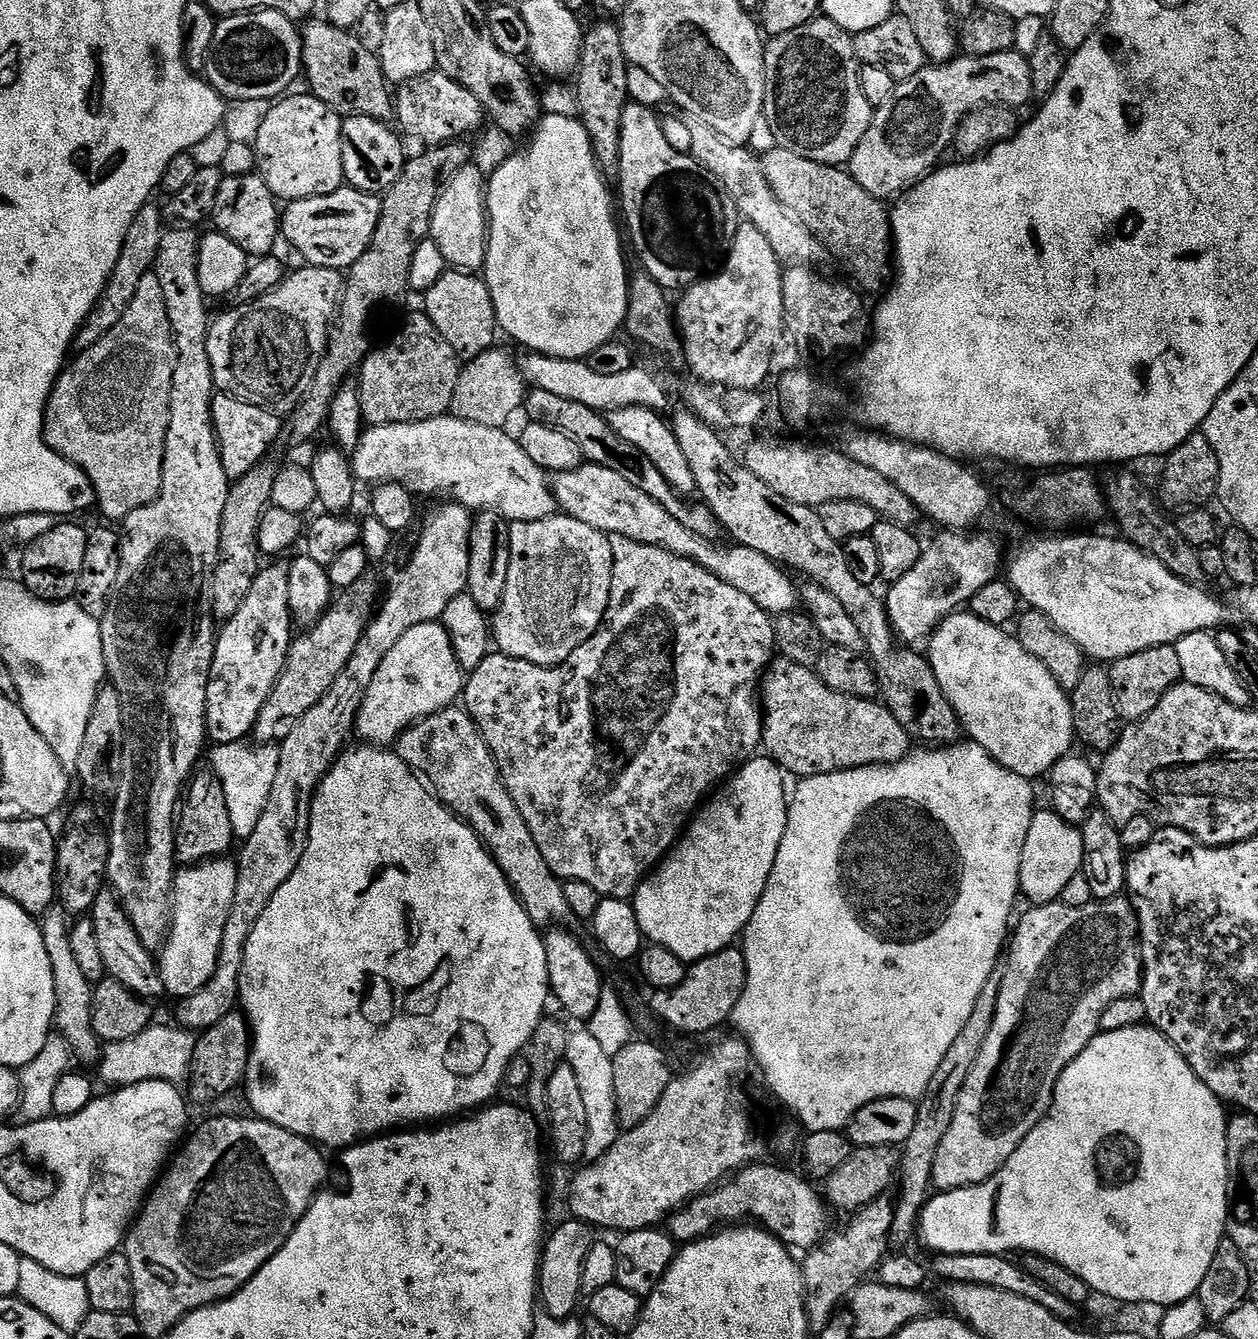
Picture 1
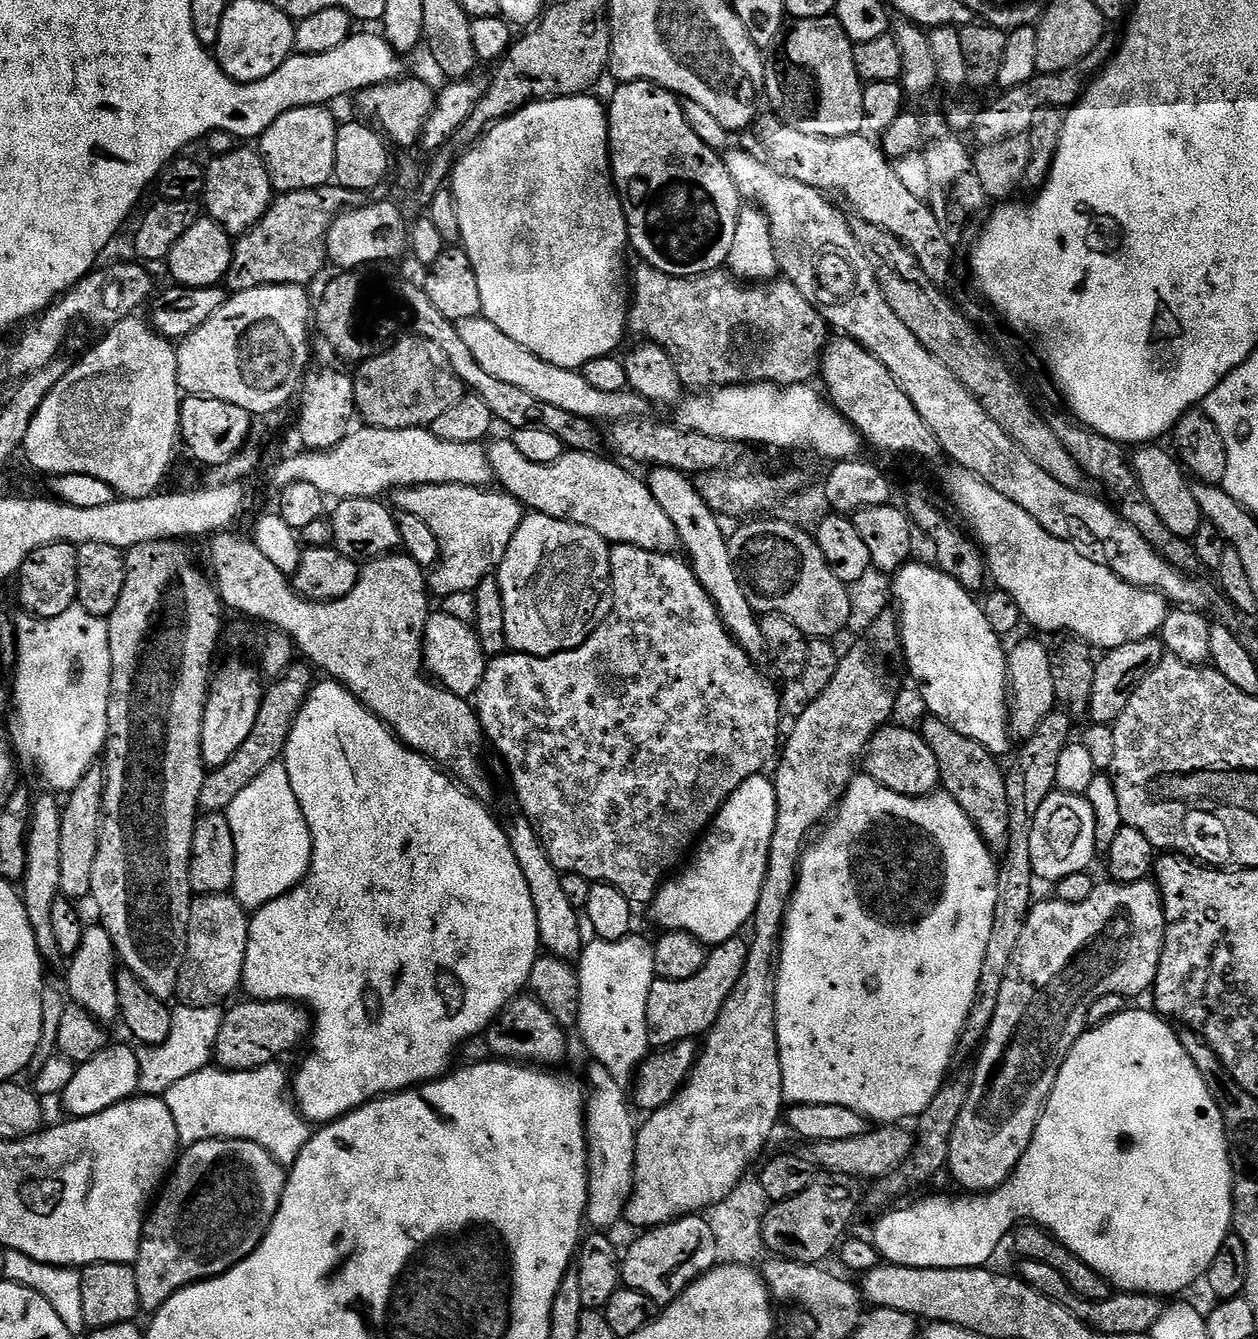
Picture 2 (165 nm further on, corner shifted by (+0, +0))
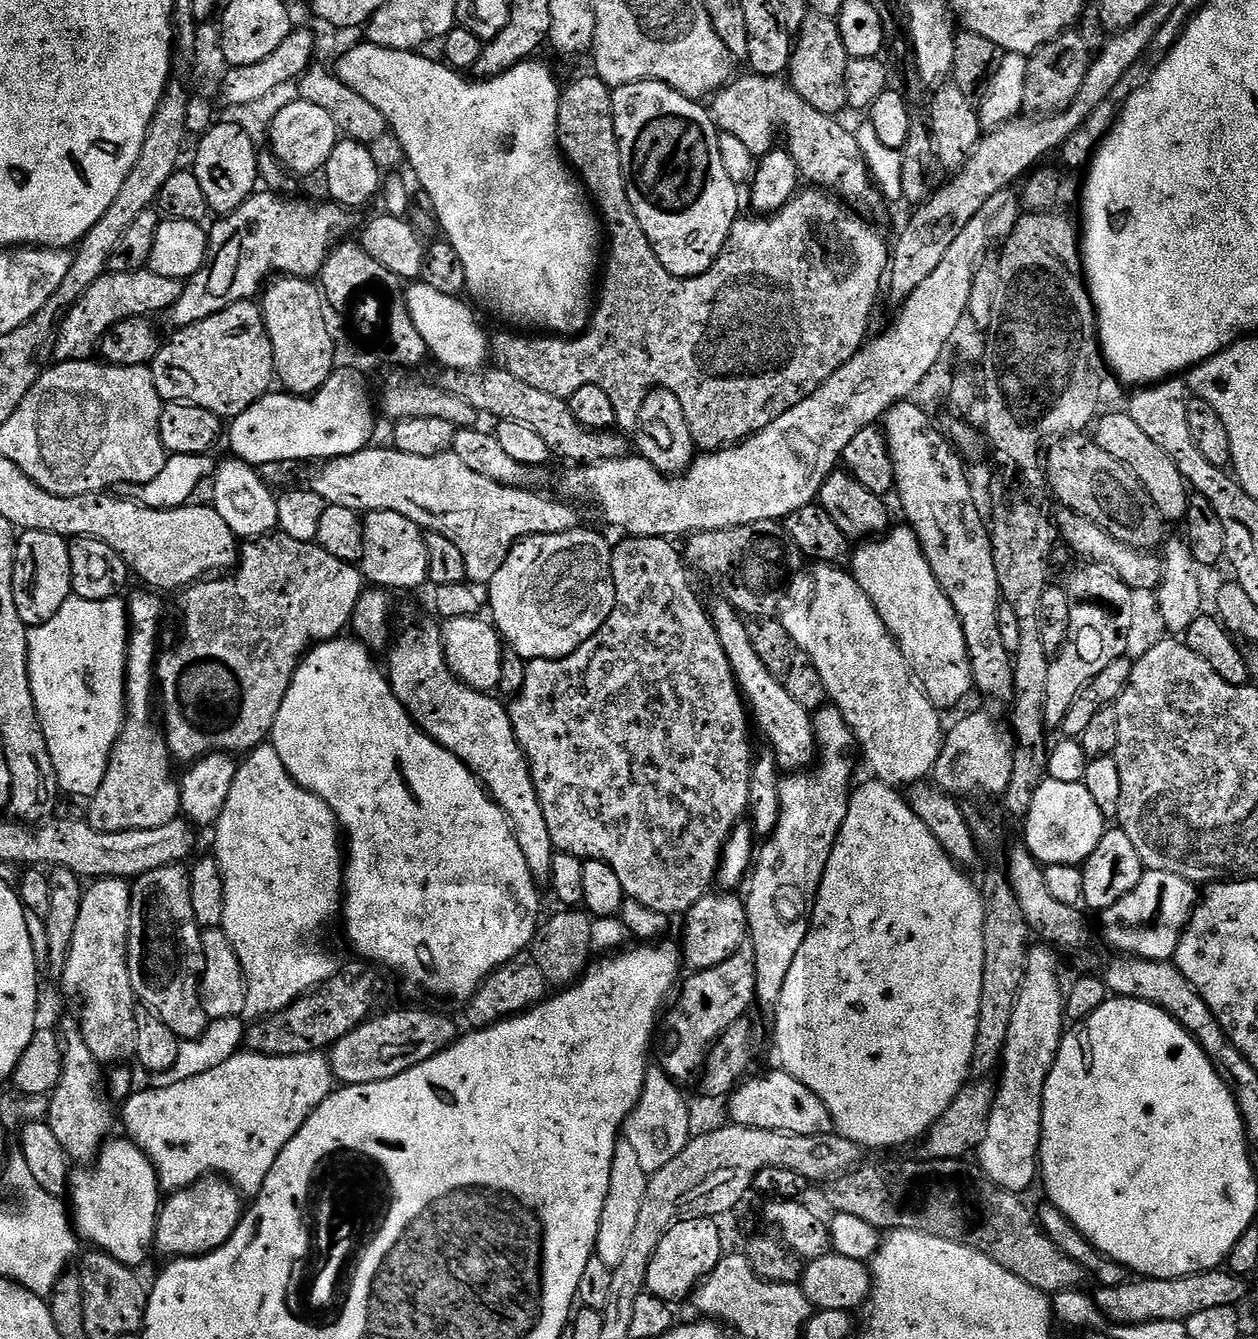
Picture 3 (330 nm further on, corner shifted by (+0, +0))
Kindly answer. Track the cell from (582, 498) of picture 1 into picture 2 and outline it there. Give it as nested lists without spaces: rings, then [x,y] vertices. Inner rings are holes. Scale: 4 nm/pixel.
[[[508,438],[487,445],[486,455],[495,483],[525,509],[586,526],[586,530],[594,530],[594,534],[612,546],[629,544],[669,554],[681,547],[674,522],[670,522],[666,510],[654,502],[654,494],[650,494],[647,483],[627,472],[632,470],[615,459],[603,460],[600,454],[568,450],[556,464],[535,464]]]

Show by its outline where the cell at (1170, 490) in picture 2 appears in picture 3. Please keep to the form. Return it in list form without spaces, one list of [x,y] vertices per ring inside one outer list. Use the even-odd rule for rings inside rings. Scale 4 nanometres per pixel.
[[[1120,410],[1120,412],[1110,413],[1109,416],[1103,416],[1101,415],[1094,424],[1096,444],[1102,446],[1106,454],[1118,458],[1118,462],[1122,462],[1122,466],[1131,470],[1138,478],[1138,482],[1146,486],[1146,494],[1154,498],[1154,506],[1158,506],[1166,522],[1183,521],[1188,509],[1190,489],[1182,474],[1178,474],[1178,466],[1174,466],[1172,459],[1138,427],[1134,418],[1128,416],[1127,411]]]

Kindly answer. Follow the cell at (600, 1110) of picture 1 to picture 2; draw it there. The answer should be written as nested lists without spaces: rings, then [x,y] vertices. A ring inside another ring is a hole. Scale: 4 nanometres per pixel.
[[[589,1063],[587,1092],[584,1105],[584,1133],[588,1135],[588,1211],[586,1220],[593,1229],[612,1230],[616,1223],[624,1220],[624,1210],[634,1184],[634,1158],[636,1157],[637,1121],[632,1121],[633,1109],[630,1100],[624,1097],[625,1085],[617,1082],[614,1074],[602,1064]]]

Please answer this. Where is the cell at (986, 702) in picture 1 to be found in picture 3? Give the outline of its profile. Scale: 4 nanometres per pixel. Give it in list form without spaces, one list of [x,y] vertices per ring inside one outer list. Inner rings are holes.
[[[907,526],[895,528],[893,527],[879,538],[872,538],[861,543],[850,557],[850,571],[858,582],[858,586],[862,586],[862,590],[870,598],[874,610],[878,610],[888,631],[900,645],[902,654],[908,659],[908,666],[913,676],[916,677],[924,693],[931,698],[932,705],[938,710],[952,708],[974,688],[970,670],[970,654],[966,650],[966,638],[962,634],[958,614],[954,606],[950,606],[950,598],[946,598],[942,586],[938,586],[930,570],[930,562],[926,562],[922,554],[918,538]]]

